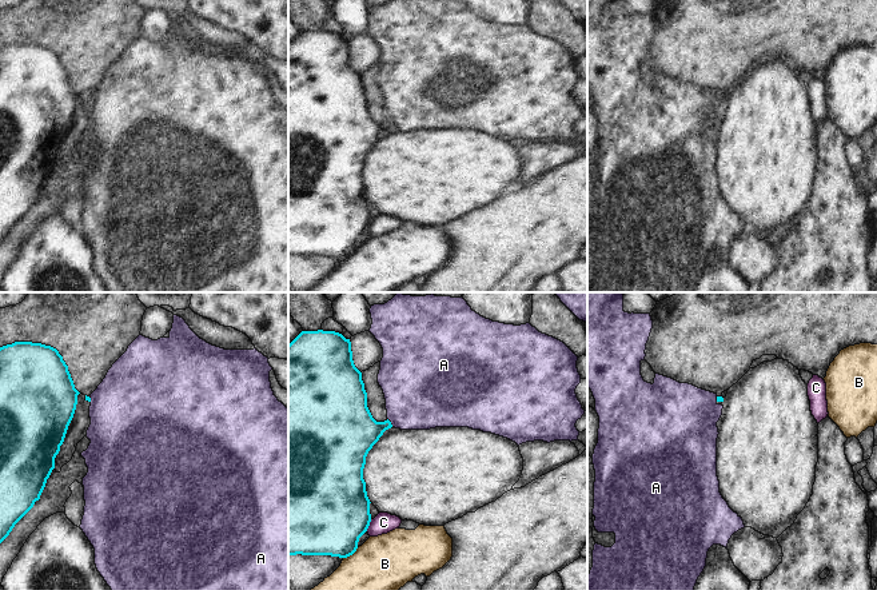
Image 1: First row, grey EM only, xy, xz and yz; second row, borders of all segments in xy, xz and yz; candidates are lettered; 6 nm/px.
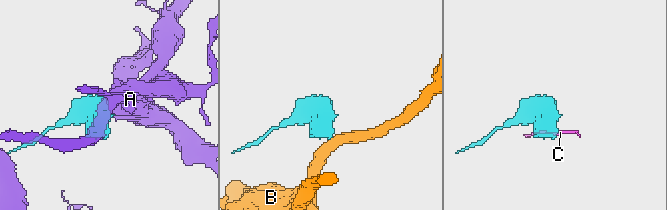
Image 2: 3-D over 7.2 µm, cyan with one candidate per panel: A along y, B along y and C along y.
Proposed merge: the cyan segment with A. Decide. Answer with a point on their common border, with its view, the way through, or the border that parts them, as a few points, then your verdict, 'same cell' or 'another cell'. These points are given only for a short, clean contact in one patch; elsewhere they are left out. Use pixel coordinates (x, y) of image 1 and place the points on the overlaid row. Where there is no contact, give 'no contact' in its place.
meets cyan in xz at (390, 422); border along xz (387, 418), (393, 426); another cell

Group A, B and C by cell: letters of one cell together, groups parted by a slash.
A / B / C

